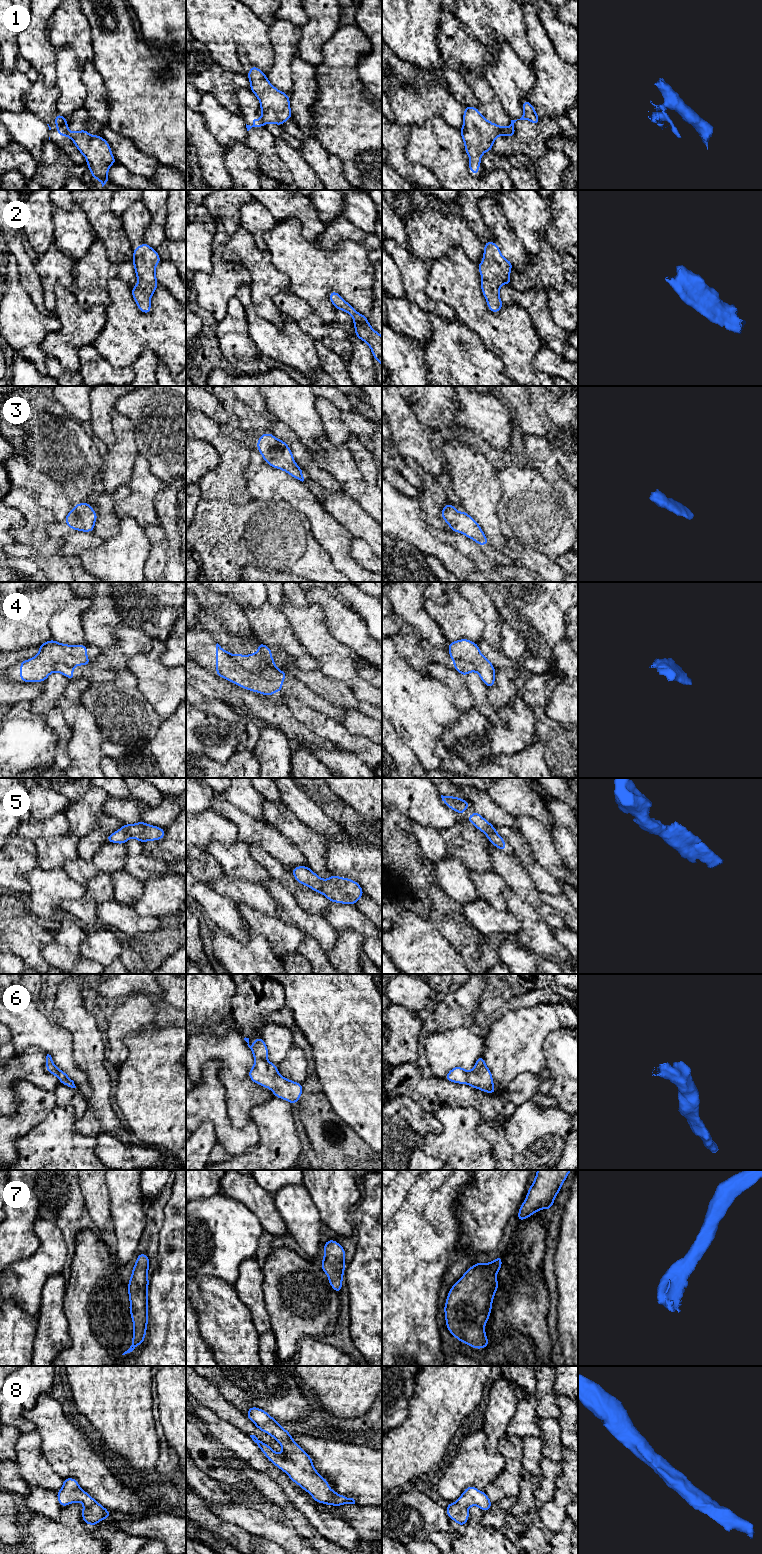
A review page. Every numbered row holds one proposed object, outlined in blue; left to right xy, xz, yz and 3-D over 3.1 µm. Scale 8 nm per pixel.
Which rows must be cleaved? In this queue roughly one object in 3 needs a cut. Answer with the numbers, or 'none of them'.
1, 4

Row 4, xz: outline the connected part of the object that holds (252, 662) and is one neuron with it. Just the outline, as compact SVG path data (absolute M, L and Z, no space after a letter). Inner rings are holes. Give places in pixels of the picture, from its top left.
M258 643L258 651L249 655L234 654L233 658L238 661L245 669L252 673L257 673L262 665L265 665L272 658L271 649L263 644Z

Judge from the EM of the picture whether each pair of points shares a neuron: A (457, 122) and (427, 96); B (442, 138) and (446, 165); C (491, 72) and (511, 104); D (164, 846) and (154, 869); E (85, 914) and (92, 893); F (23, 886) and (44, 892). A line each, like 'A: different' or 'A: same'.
A: same
B: same
C: same
D: different
E: same
F: different

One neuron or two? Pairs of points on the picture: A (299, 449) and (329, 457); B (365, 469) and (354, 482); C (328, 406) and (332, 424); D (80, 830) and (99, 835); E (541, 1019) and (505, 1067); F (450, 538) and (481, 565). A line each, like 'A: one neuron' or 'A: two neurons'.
A: two neurons
B: two neurons
C: one neuron
D: two neurons
E: one neuron
F: one neuron

